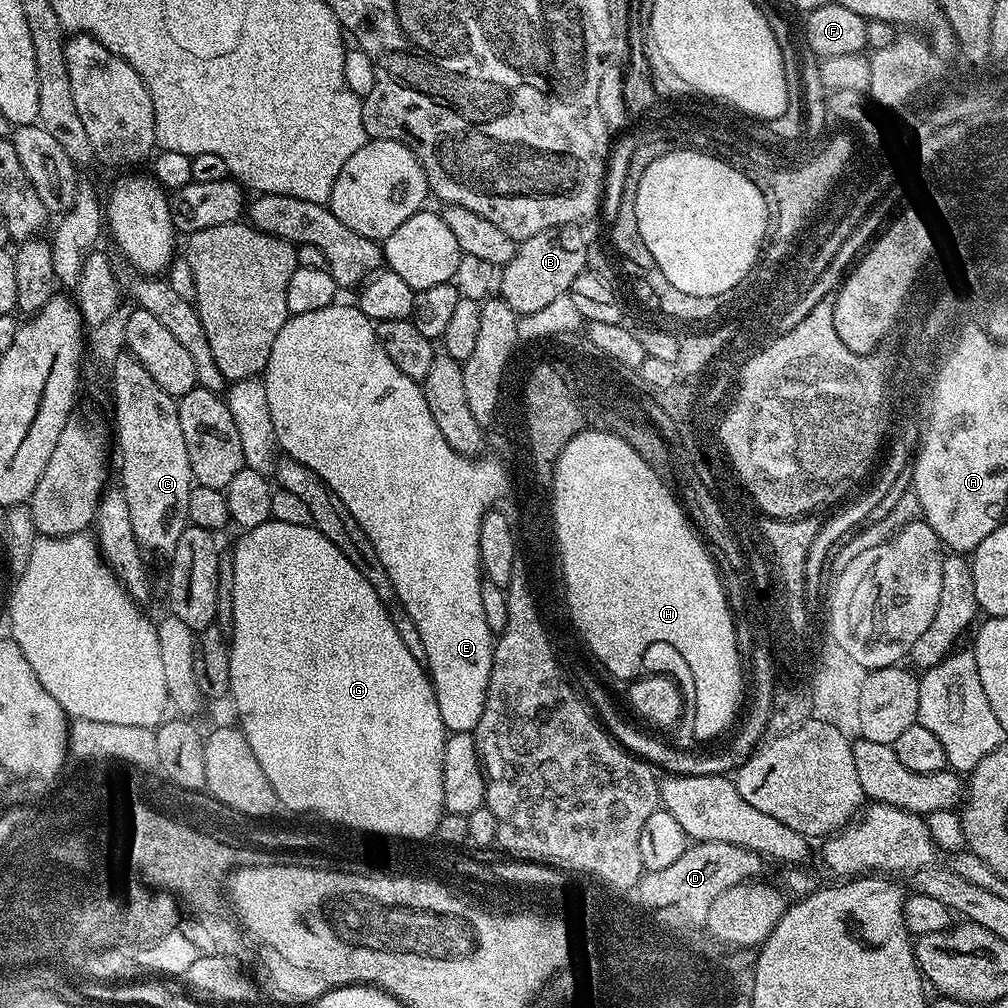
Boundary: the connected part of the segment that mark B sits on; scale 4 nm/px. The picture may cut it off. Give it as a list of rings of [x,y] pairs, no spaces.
[[[563,224],[519,241],[514,258],[503,265],[498,276],[498,292],[504,303],[525,316],[568,293],[574,278],[589,267],[590,242],[582,229],[580,224]]]

